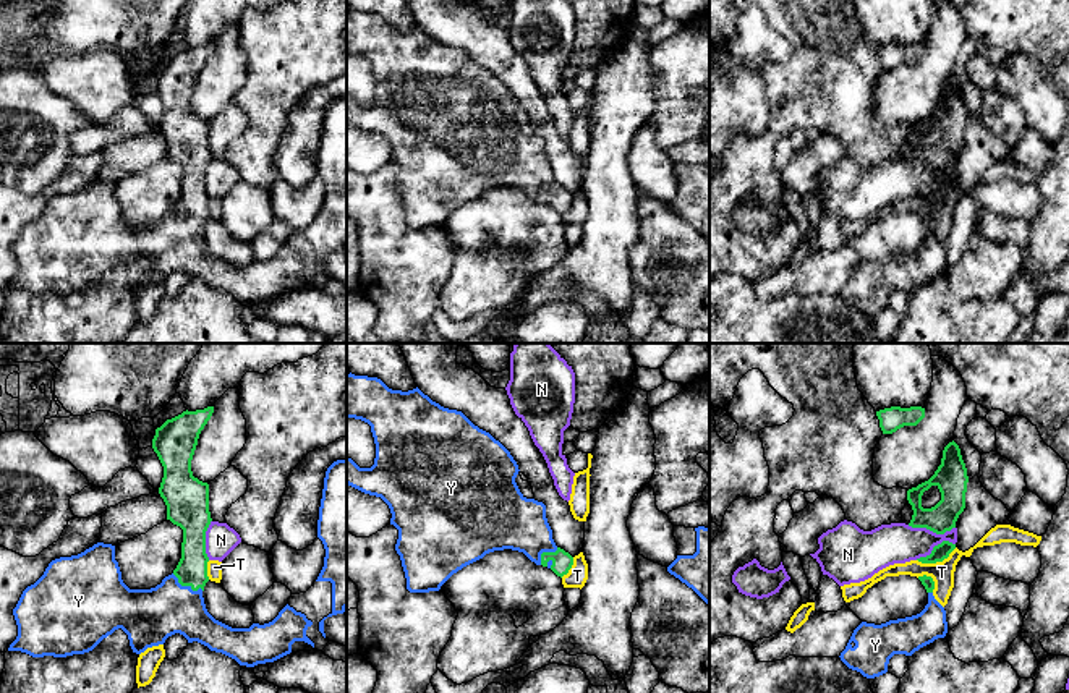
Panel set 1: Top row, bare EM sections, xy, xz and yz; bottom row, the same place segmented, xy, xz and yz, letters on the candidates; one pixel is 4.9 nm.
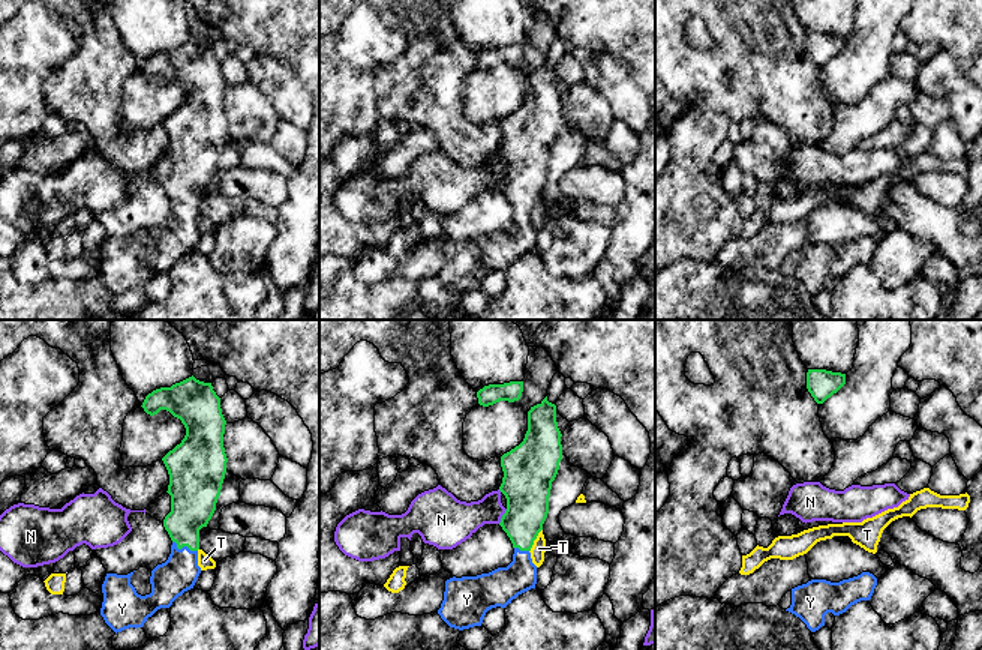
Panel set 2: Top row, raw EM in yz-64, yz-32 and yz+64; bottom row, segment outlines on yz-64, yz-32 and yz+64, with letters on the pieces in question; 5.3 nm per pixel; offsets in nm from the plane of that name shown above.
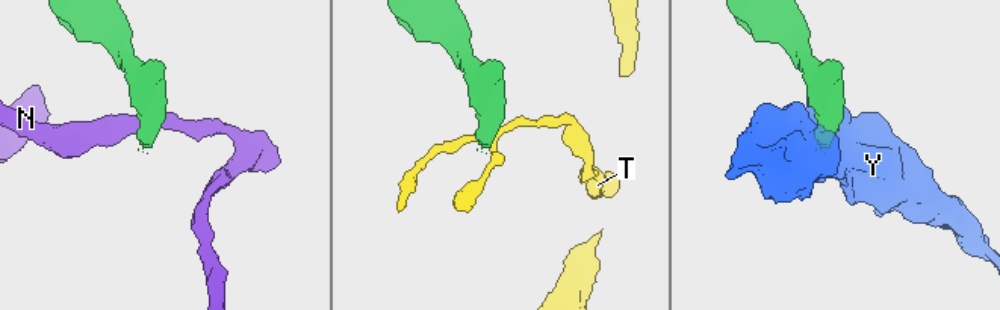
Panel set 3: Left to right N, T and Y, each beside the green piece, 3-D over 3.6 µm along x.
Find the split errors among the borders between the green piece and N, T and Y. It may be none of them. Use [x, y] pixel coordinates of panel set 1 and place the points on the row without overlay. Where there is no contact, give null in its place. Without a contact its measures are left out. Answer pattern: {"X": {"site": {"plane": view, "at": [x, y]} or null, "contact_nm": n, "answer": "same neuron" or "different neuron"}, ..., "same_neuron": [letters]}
{"N": {"site": {"plane": "yz", "at": [932, 167]}, "contact_nm": 240, "answer": "different neuron"}, "T": {"site": {"plane": "yz", "at": [936, 198]}, "contact_nm": 220, "answer": "different neuron"}, "Y": {"site": {"plane": "xy", "at": [187, 222]}, "contact_nm": 180, "answer": "same neuron"}, "same_neuron": ["Y"]}

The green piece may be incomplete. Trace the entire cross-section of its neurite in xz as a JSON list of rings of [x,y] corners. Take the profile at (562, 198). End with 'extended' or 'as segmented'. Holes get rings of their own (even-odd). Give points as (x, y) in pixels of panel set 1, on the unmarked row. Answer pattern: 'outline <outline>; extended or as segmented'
outline [[[347,11],[347,55],[368,60],[376,81],[371,105],[360,105],[347,94],[347,121],[369,133],[381,134],[390,146],[390,162],[398,167],[395,188],[400,193],[410,230],[439,228],[463,204],[494,188],[523,189],[536,202],[564,214],[573,194],[557,185],[546,155],[546,142],[526,136],[515,115],[518,102],[510,89],[489,70],[475,63],[462,49],[432,39],[418,24],[408,29],[392,28],[381,16]]]; extended

